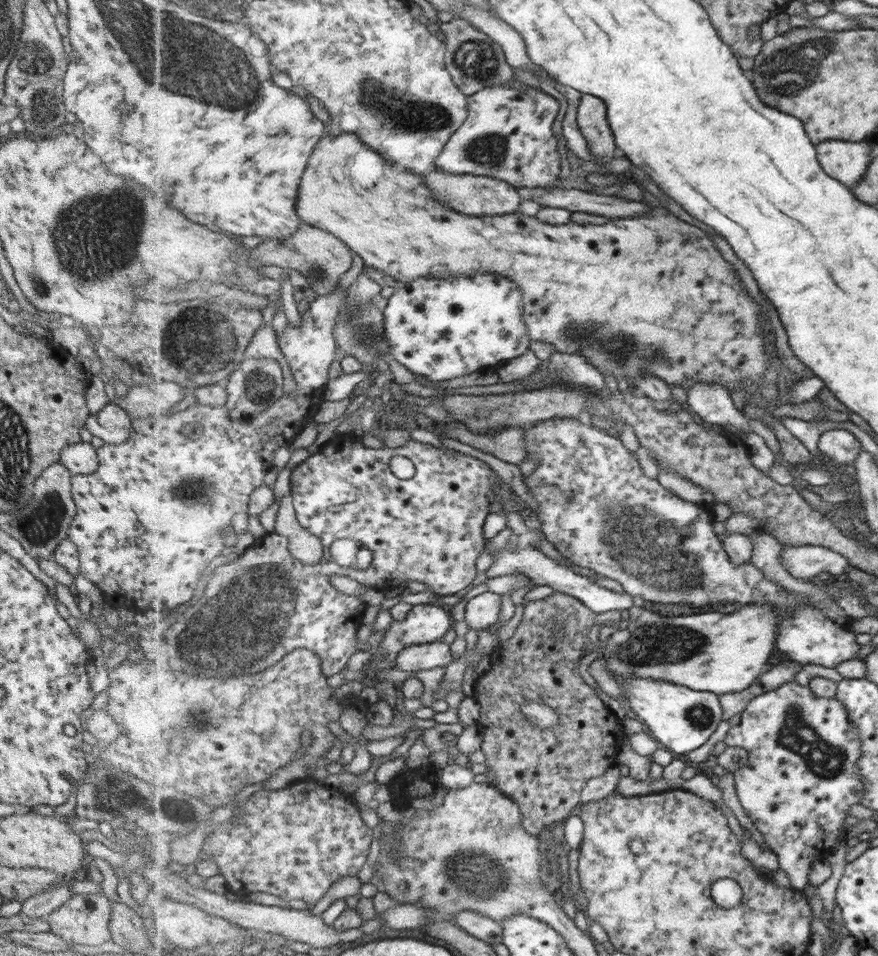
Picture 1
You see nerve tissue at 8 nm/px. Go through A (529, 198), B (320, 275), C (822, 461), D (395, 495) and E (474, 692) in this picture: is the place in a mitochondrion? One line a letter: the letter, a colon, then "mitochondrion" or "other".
A: other
B: mitochondrion
C: other
D: other
E: other

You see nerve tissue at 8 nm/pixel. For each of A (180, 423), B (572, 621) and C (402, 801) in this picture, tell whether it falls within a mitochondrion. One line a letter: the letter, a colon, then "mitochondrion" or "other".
A: other
B: other
C: other

